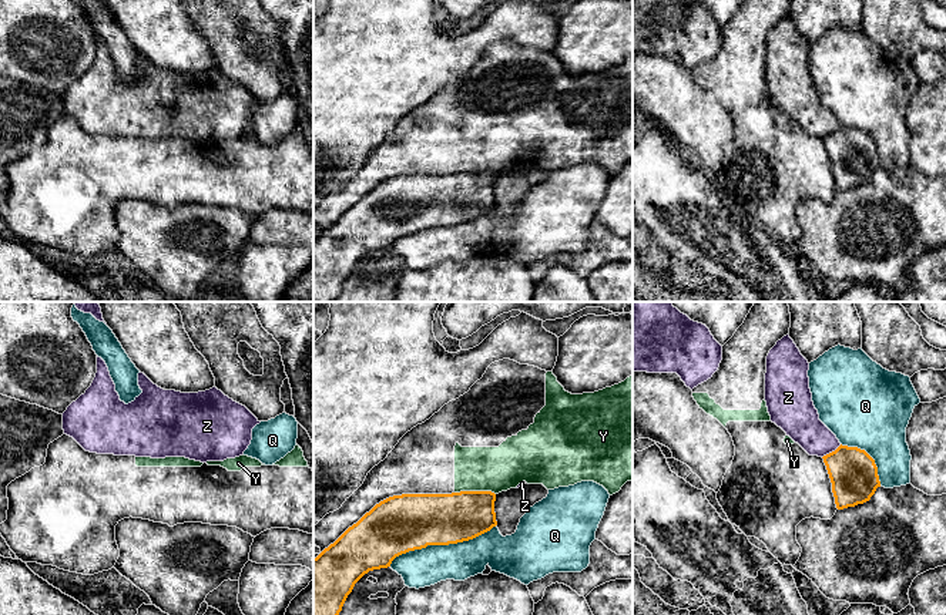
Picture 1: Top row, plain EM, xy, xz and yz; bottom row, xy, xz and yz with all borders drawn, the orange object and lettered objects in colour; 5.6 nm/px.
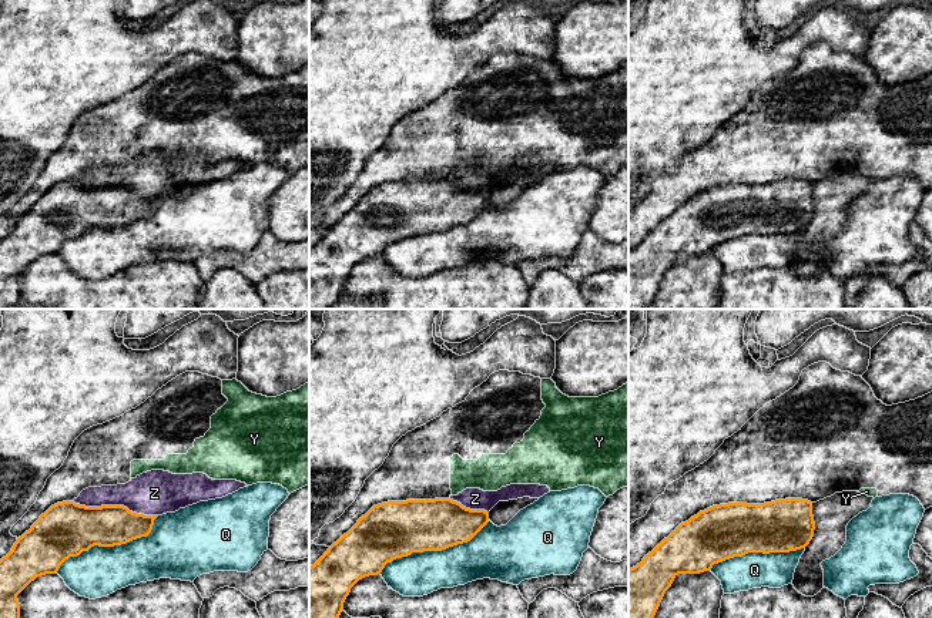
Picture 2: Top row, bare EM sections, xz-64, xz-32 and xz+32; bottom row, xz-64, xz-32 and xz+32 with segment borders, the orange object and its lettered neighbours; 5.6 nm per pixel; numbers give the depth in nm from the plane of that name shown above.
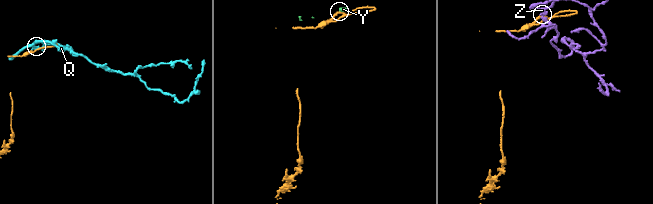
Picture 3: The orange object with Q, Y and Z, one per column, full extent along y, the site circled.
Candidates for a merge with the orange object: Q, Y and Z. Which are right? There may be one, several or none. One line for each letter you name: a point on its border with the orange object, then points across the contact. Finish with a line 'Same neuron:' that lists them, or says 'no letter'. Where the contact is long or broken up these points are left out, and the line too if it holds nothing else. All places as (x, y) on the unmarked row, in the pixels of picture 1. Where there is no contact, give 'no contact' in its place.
Same neuron: no letter

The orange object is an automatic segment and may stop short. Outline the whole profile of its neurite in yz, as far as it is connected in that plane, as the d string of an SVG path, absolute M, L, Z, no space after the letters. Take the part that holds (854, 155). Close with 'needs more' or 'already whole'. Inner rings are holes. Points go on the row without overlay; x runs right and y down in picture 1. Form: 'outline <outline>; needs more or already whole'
outline M841 125L822 140L838 191L869 182L880 168L875 141L865 131Z; already whole

